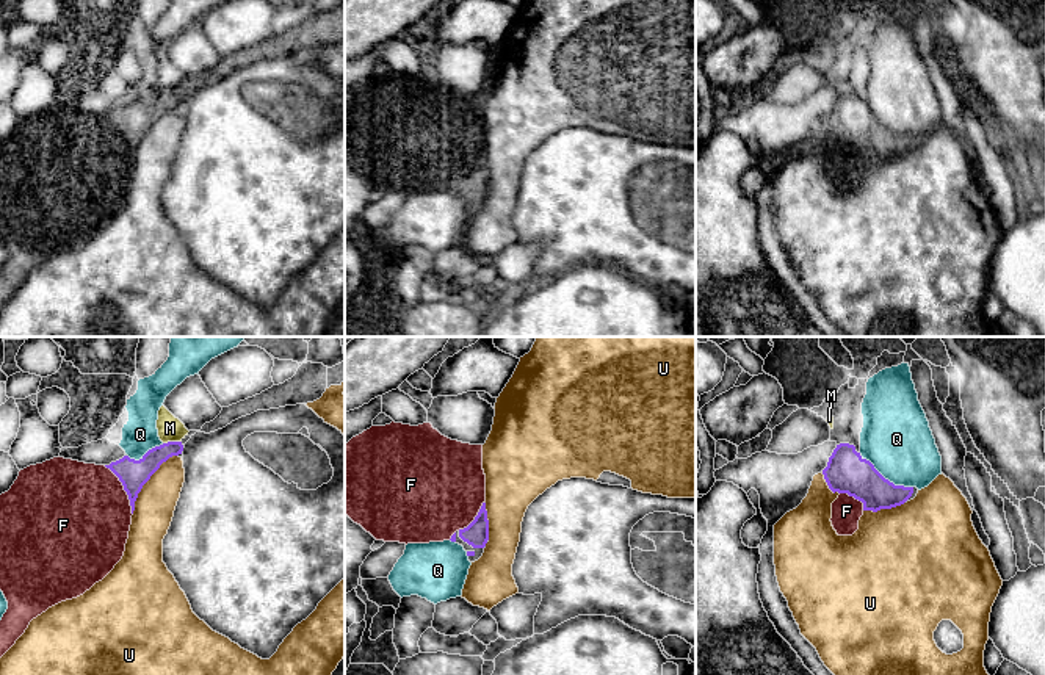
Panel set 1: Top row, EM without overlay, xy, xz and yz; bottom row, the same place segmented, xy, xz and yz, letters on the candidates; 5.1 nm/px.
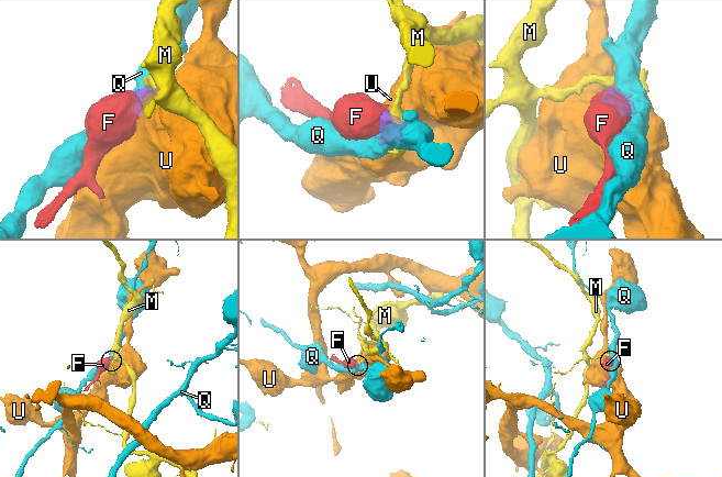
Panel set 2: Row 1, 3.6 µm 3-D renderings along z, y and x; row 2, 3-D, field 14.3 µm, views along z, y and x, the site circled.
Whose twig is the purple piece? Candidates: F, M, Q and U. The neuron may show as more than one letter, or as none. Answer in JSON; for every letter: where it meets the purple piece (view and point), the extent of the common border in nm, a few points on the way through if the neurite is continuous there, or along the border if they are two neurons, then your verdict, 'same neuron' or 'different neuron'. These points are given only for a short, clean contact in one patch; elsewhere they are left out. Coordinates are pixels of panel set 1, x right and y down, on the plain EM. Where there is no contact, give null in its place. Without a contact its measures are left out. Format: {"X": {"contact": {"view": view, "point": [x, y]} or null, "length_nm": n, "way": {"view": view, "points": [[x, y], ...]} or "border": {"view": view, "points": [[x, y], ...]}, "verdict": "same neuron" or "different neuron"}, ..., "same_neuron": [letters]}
{"F": {"contact": {"view": "xy", "point": [124, 138]}, "length_nm": 300, "verdict": "same neuron"}, "M": {"contact": {"view": "xy", "point": [171, 91]}, "length_nm": 100, "border": {"view": "xy", "points": [[180, 90], [163, 93]]}, "verdict": "different neuron"}, "Q": {"contact": {"view": "yz", "point": [887, 129]}, "length_nm": 320, "verdict": "different neuron"}, "U": {"contact": {"view": "xy", "point": [148, 129]}, "length_nm": 380, "verdict": "different neuron"}, "same_neuron": ["F"]}

